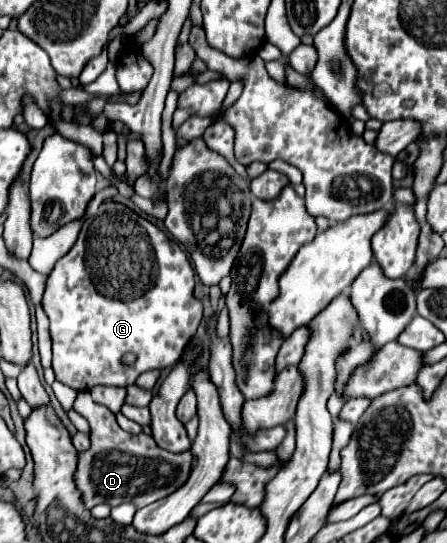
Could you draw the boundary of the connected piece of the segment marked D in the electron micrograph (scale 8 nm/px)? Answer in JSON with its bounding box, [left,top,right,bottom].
[73,392,193,510]

